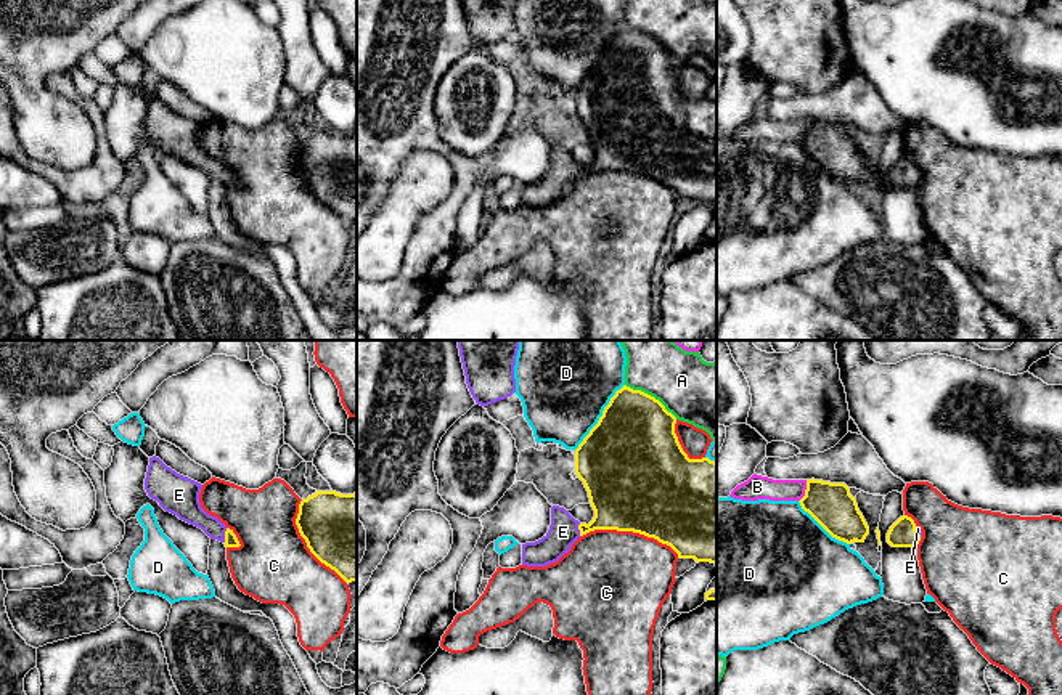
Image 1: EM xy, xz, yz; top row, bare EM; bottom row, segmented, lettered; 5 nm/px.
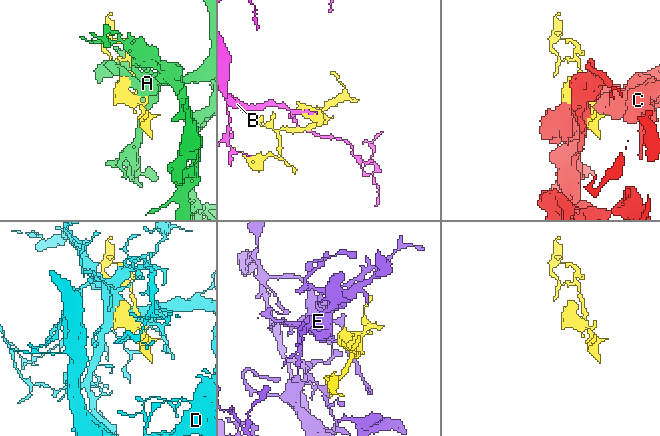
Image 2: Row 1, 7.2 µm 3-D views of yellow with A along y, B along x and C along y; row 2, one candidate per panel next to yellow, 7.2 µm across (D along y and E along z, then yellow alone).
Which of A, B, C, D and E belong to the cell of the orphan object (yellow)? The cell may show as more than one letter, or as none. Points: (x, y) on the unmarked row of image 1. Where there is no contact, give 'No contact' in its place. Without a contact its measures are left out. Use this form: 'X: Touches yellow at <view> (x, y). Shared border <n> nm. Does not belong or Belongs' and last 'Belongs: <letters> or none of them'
A: Touches yellow at xz (649, 36). Shared border 320 nm. Does not belong
B: Touches yellow at yz (805, 132). Shared border 120 nm. Does not belong
C: Touches yellow at xz (630, 170). Shared border 500 nm. Does not belong
D: Touches yellow at xz (600, 58). Shared border 420 nm. Does not belong
E: Touches yellow at xy (225, 177). Shared border 80 nm. Belongs
Belongs: E

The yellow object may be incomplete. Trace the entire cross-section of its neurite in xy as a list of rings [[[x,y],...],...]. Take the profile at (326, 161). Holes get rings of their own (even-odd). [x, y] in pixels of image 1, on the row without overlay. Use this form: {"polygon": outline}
{"polygon": [[[317,132],[300,141],[296,165],[307,188],[321,204],[345,223],[357,222],[357,133]]]}

